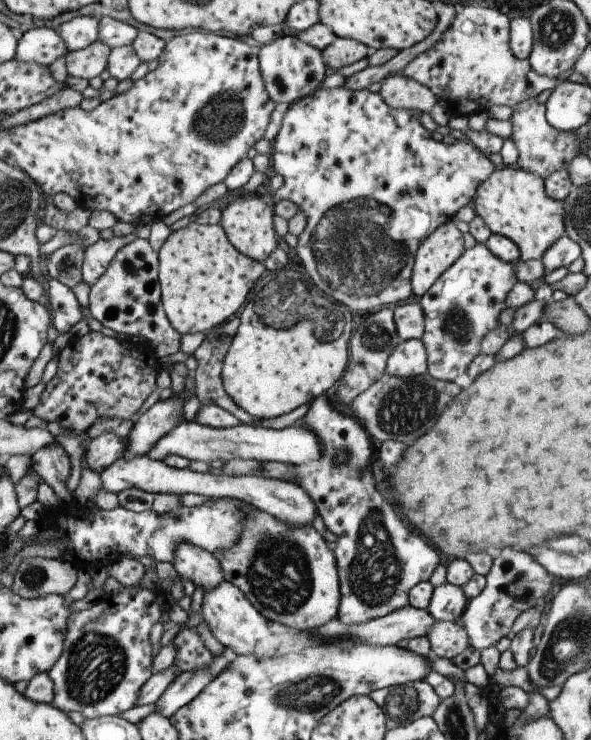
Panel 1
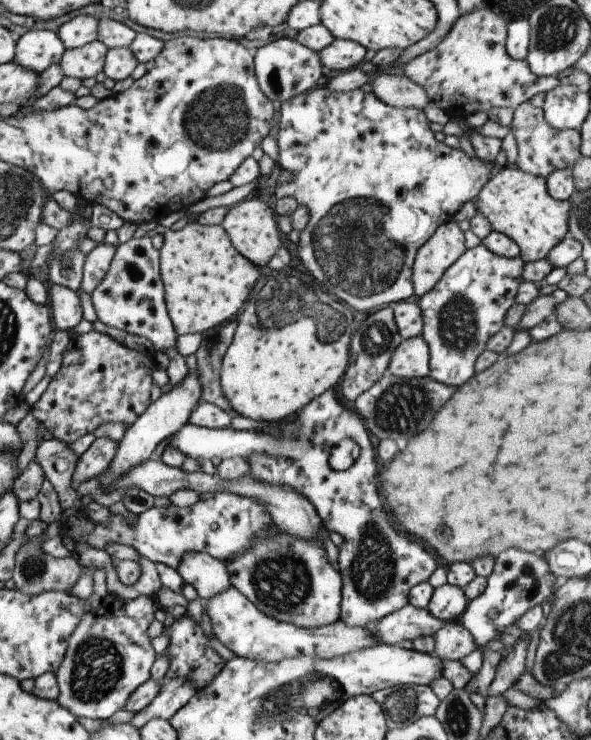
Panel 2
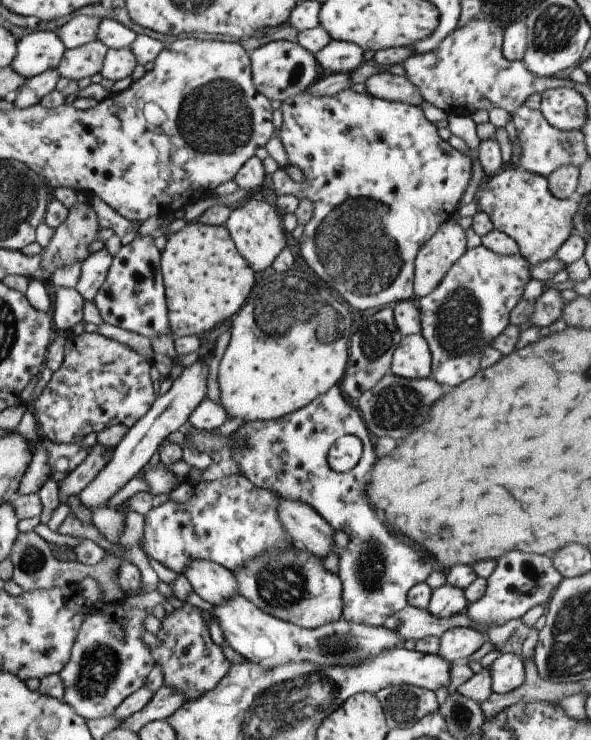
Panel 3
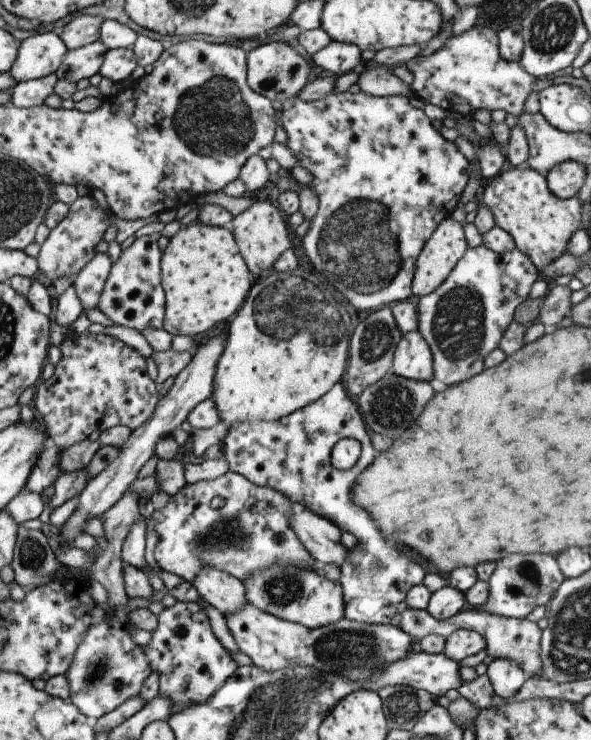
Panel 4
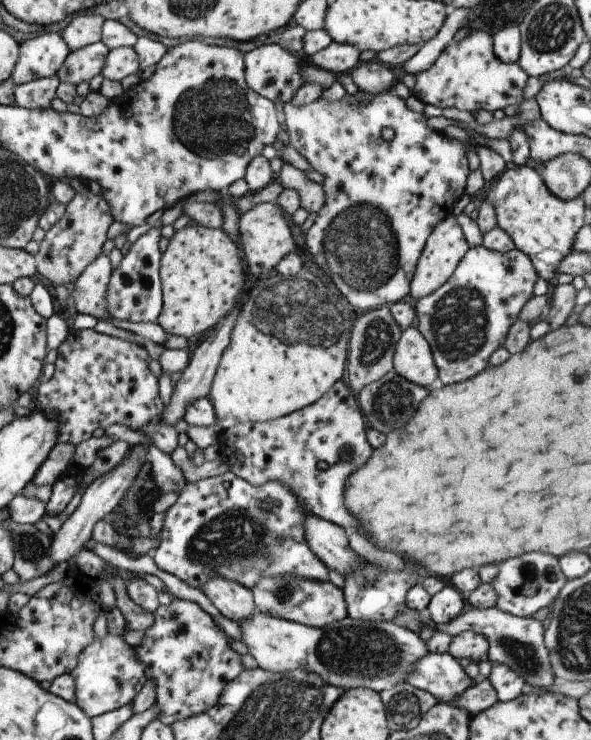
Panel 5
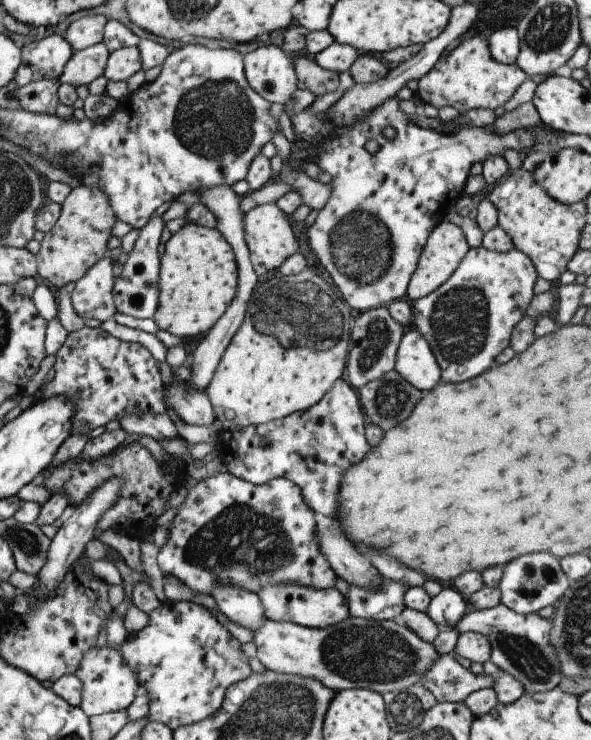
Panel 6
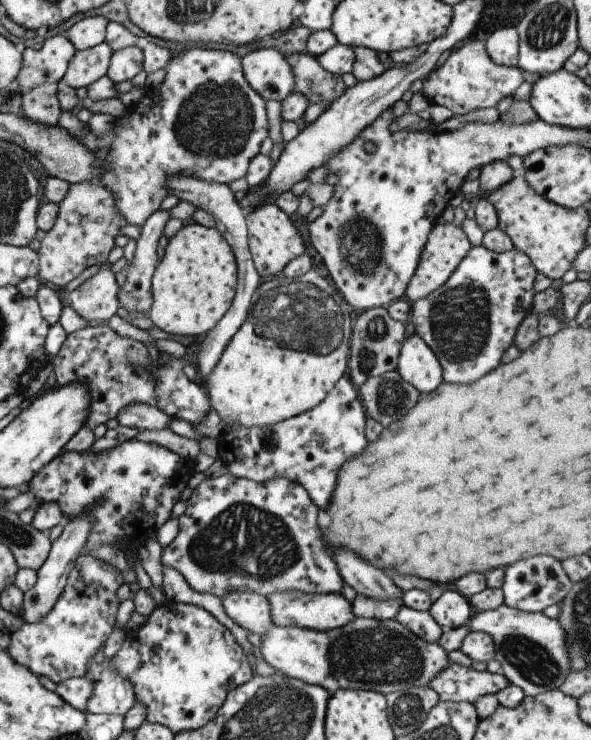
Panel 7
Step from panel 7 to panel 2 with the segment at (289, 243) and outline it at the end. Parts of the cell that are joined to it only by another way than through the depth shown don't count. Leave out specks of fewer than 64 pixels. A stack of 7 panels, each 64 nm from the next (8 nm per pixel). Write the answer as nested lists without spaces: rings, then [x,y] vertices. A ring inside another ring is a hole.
[[[251,198],[251,200],[241,199],[235,206],[227,210],[220,226],[229,236],[233,248],[255,266],[265,267],[266,262],[282,246],[279,239],[279,230],[275,213],[261,202],[261,200]]]

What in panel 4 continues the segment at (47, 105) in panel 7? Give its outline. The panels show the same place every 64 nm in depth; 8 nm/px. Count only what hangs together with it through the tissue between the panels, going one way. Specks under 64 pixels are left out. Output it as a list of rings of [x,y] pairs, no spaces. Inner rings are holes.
[[[54,73],[16,82],[12,87],[10,103],[15,108],[28,108],[43,105],[43,100],[54,93],[54,85],[58,82]]]

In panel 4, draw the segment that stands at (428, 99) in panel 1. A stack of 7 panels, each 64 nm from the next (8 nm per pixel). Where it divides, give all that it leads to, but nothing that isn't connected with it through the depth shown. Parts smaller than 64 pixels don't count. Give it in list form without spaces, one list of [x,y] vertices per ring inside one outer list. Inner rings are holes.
[[[373,63],[368,64],[356,84],[362,93],[373,97],[401,96],[409,100],[414,96],[409,84],[396,78],[389,67]]]

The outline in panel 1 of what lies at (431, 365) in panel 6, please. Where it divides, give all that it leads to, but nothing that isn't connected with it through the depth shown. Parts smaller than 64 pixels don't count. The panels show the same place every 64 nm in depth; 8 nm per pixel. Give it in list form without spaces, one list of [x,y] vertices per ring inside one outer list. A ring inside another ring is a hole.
[[[402,340],[389,354],[384,372],[397,378],[421,376],[427,370],[427,356],[421,340]]]

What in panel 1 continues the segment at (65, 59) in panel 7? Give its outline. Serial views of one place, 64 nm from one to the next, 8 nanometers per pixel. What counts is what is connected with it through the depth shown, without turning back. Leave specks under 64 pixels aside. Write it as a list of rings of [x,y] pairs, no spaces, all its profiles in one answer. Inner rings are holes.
[[[31,27],[22,32],[15,48],[13,60],[49,66],[66,52],[58,31],[46,27]]]

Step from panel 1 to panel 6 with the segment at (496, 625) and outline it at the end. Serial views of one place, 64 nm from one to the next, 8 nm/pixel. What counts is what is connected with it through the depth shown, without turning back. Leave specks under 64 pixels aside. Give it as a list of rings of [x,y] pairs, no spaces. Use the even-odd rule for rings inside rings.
[[[525,554],[503,566],[498,586],[500,604],[519,615],[536,613],[546,606],[553,606],[569,584],[561,571],[558,560],[549,554]]]

